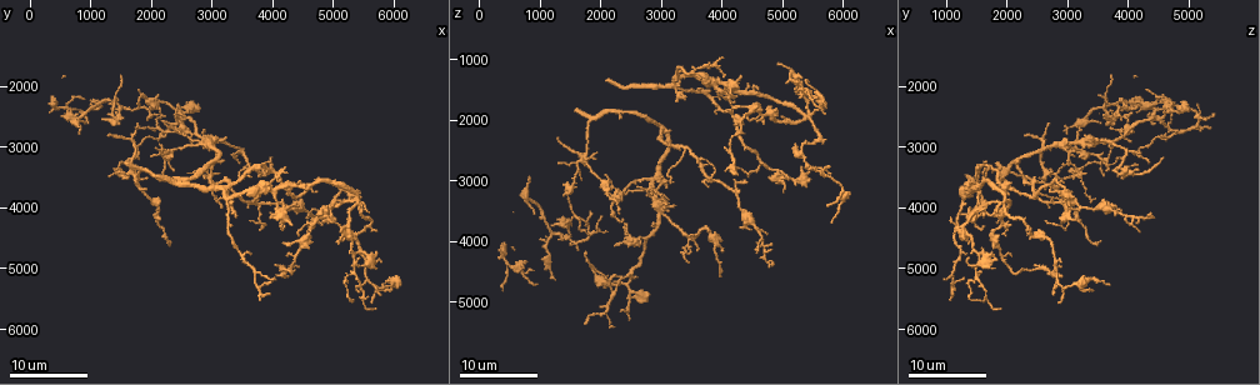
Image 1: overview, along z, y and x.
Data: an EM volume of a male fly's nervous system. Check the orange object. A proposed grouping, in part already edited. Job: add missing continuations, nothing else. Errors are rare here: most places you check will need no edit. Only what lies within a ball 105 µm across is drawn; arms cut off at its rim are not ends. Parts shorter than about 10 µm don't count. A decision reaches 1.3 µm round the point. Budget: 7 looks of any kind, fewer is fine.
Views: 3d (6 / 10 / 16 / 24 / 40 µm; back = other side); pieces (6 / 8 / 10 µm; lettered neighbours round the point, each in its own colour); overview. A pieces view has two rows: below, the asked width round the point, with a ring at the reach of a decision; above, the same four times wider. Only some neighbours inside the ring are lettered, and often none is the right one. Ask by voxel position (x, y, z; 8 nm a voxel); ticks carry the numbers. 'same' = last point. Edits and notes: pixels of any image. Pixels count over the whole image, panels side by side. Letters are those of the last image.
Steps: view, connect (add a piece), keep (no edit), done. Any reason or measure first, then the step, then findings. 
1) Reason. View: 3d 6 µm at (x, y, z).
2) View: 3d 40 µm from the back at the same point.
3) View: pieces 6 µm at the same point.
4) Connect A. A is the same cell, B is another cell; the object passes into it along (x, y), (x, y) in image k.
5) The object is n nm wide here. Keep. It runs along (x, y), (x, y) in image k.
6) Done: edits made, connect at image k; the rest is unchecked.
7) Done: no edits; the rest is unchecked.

Thin end. View: 3d 16 µm at (2250, 2850, 4600).

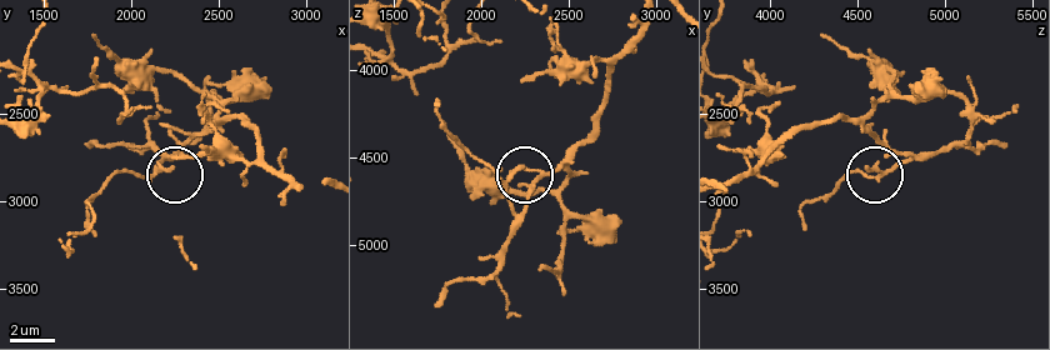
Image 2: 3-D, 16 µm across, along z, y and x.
See the neighbours. View: pieces 8 µm at (2220, 2800, 4560).

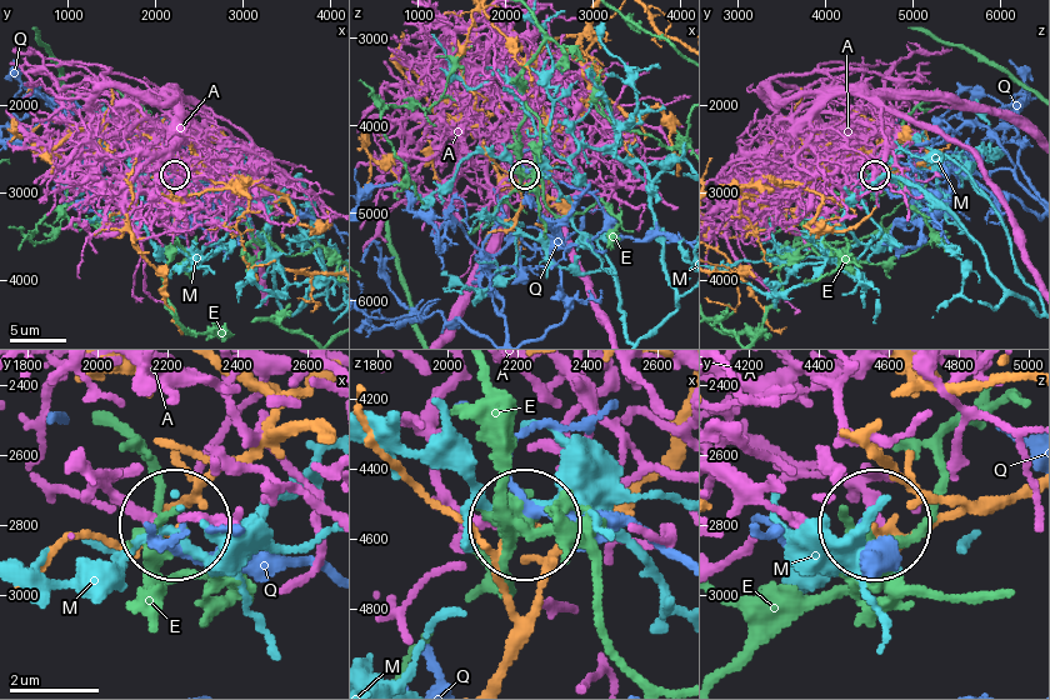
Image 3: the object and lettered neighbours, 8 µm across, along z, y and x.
The object is 190 nm wide here. Keep. A, E, M and Q are other cells; none of them fits.

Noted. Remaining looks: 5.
Long arm stops here. View: 3d 24 µm at (3950, 3200, 4600).

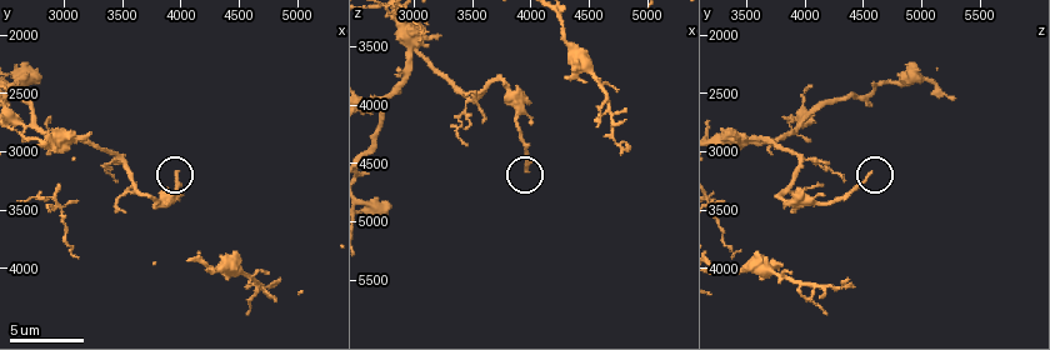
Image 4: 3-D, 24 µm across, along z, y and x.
See the neighbours. View: pieces 8 µm at (3980, 3200, 4540).

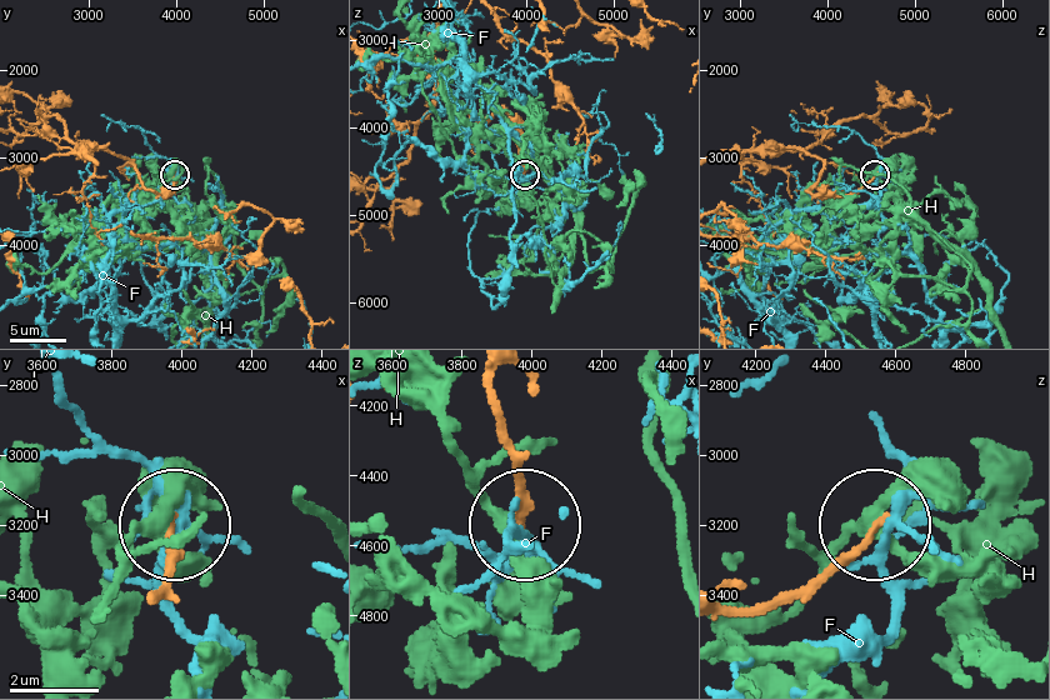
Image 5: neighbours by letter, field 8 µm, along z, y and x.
The object is 160 nm wide here. Keep. F and H are other cells; it runs along (154, 598), (169, 573), (169, 531) in image 5; no lettered piece goes on from it.

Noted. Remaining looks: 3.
Free end. View: 3d 16 µm at (4150, 4600, 1800).

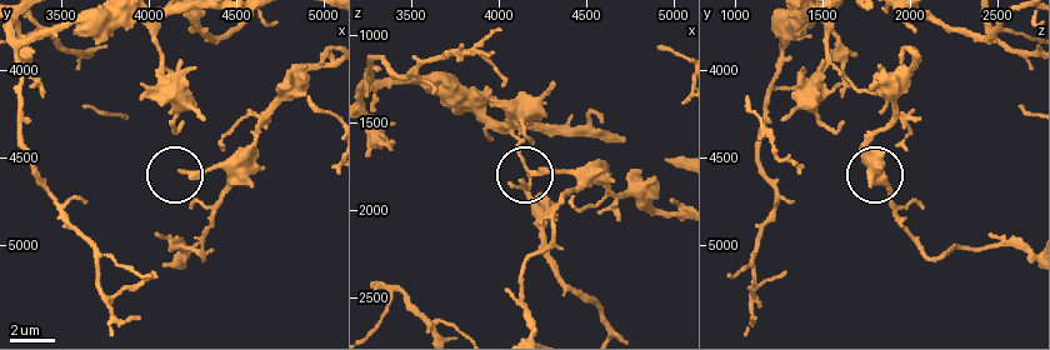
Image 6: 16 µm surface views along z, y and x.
View: pieces 8 µm at (4200, 4580, 1800).

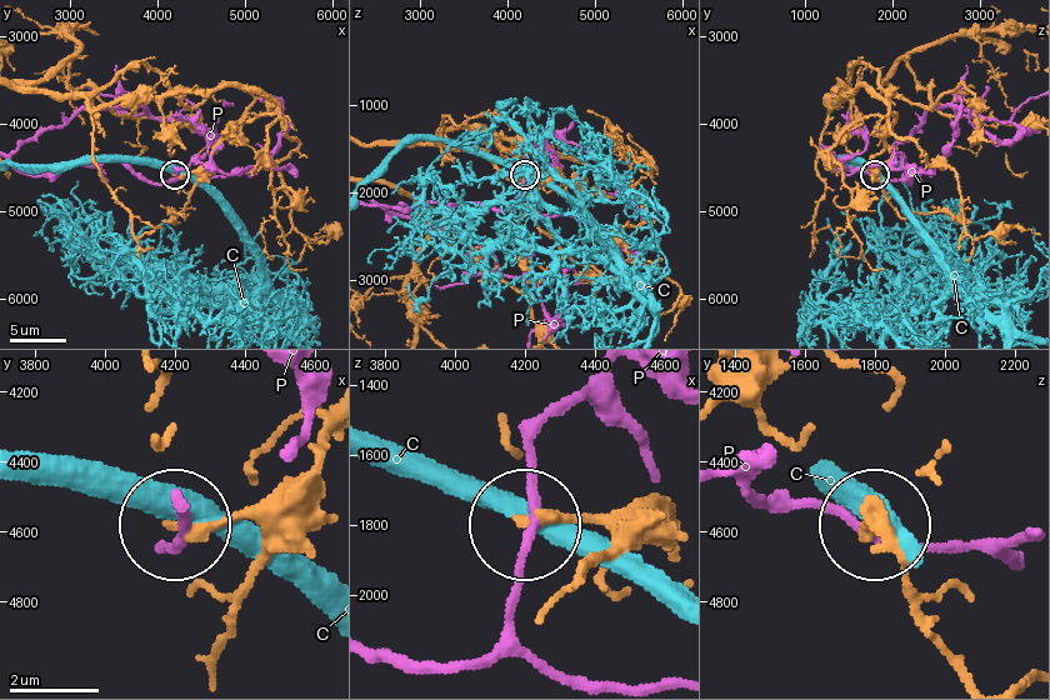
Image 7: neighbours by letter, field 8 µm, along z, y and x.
Keep. C and P are other cells; it runs along (225, 88), (260, 90), (276, 108), (174, 175) in image 7; none of them fits.

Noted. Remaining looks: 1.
Done: no edits; the rest is unchecked.

